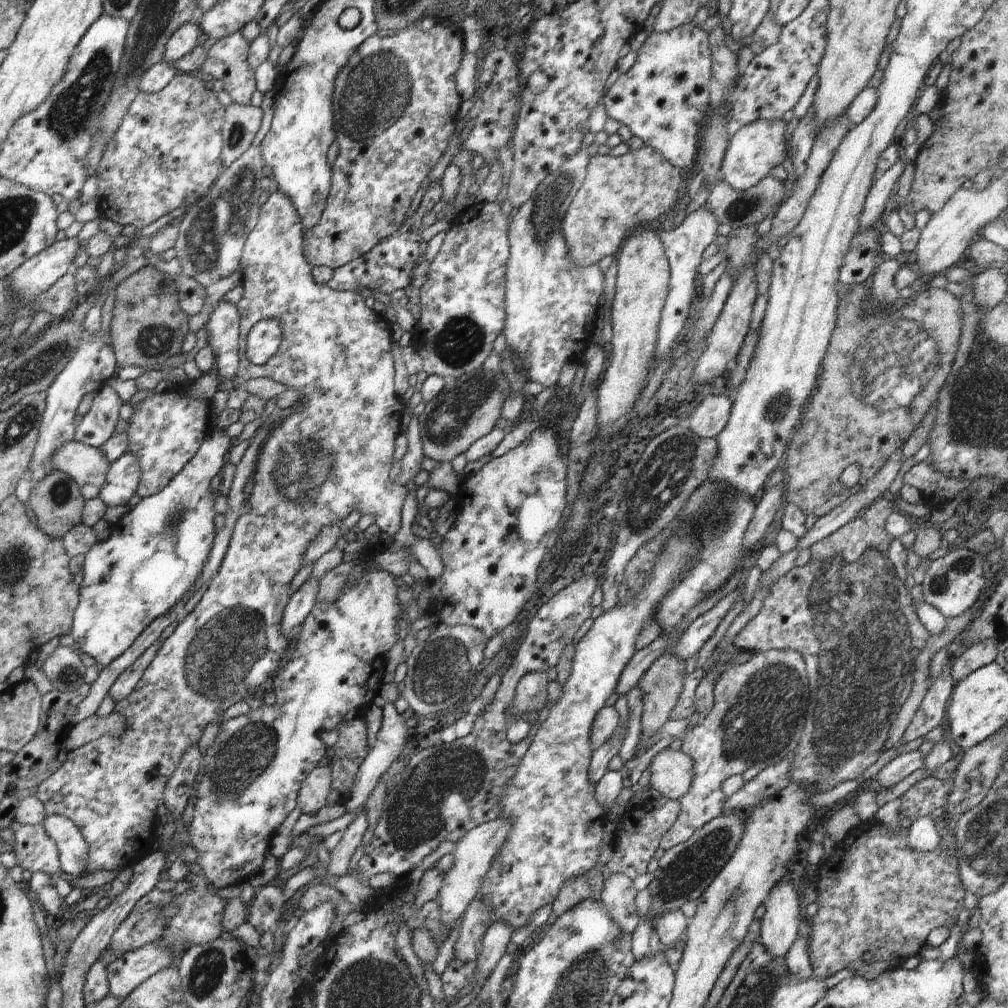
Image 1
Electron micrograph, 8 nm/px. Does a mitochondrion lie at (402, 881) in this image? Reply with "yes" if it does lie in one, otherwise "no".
no

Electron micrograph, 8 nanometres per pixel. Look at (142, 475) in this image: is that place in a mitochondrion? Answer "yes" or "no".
no

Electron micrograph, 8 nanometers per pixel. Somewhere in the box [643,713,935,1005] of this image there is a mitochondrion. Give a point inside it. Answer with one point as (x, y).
(691, 868)

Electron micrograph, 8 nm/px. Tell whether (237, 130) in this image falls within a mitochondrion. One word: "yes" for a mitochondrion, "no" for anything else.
yes

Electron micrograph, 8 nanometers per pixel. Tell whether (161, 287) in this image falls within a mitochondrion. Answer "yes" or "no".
yes

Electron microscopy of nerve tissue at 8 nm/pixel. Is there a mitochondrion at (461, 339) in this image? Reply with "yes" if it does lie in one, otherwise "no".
yes

